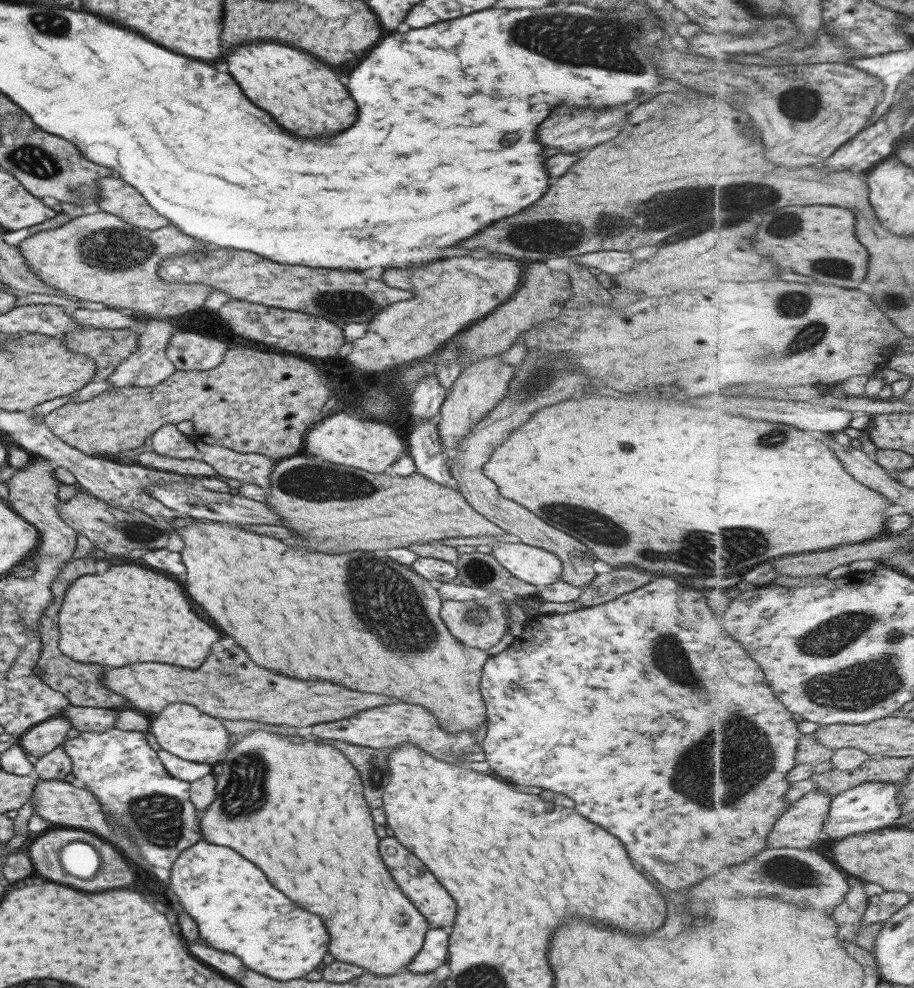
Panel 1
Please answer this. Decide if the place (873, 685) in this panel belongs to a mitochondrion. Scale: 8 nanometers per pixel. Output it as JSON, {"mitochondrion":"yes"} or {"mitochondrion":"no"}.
{"mitochondrion":"yes"}

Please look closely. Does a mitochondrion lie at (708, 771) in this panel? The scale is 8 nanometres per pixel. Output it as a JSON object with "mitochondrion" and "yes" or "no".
{"mitochondrion":"yes"}

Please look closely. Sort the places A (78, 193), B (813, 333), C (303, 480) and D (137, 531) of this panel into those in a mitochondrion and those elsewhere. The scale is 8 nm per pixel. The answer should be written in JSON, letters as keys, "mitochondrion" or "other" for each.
{"A":"mitochondrion","B":"mitochondrion","C":"mitochondrion","D":"mitochondrion"}

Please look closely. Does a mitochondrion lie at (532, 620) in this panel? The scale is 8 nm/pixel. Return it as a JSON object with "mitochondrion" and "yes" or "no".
{"mitochondrion":"no"}

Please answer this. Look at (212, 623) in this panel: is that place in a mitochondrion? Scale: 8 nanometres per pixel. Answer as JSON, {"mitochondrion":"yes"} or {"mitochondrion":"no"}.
{"mitochondrion":"no"}

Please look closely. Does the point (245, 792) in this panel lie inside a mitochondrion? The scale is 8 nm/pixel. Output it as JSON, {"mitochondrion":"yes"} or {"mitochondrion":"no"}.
{"mitochondrion":"yes"}

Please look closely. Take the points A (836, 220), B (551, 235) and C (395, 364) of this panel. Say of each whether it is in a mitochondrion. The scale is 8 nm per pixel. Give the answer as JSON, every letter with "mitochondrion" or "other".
{"A":"other","B":"mitochondrion","C":"other"}

